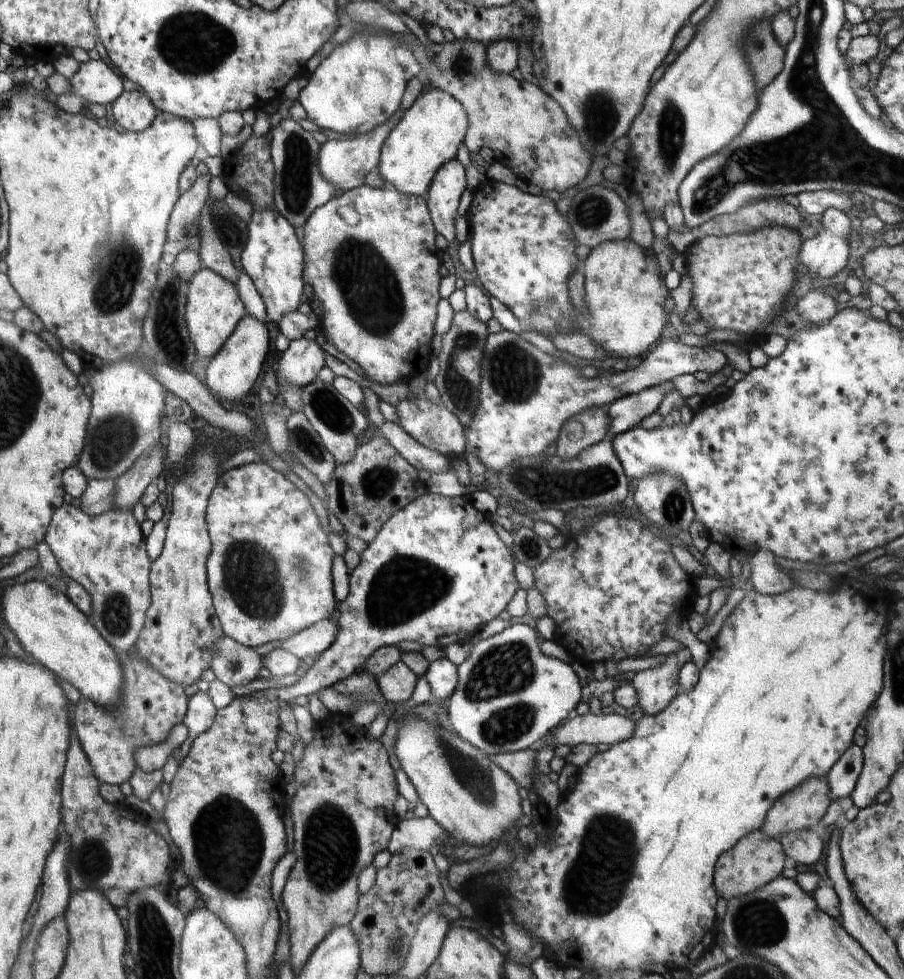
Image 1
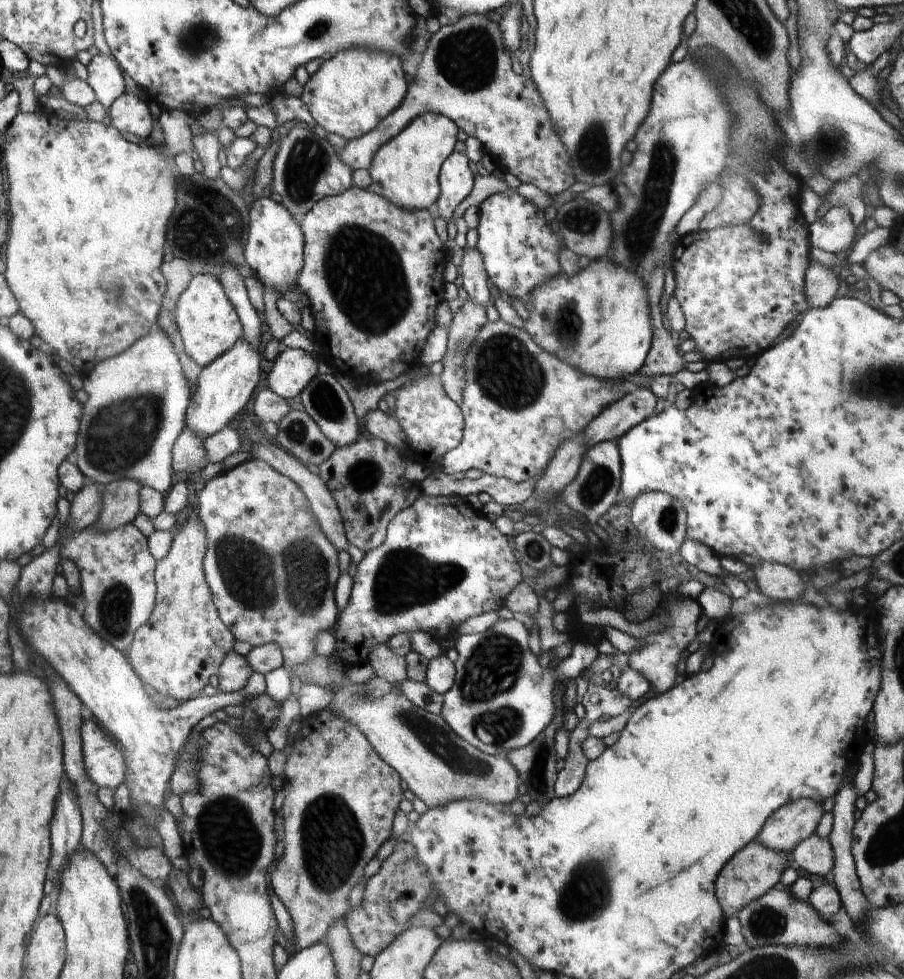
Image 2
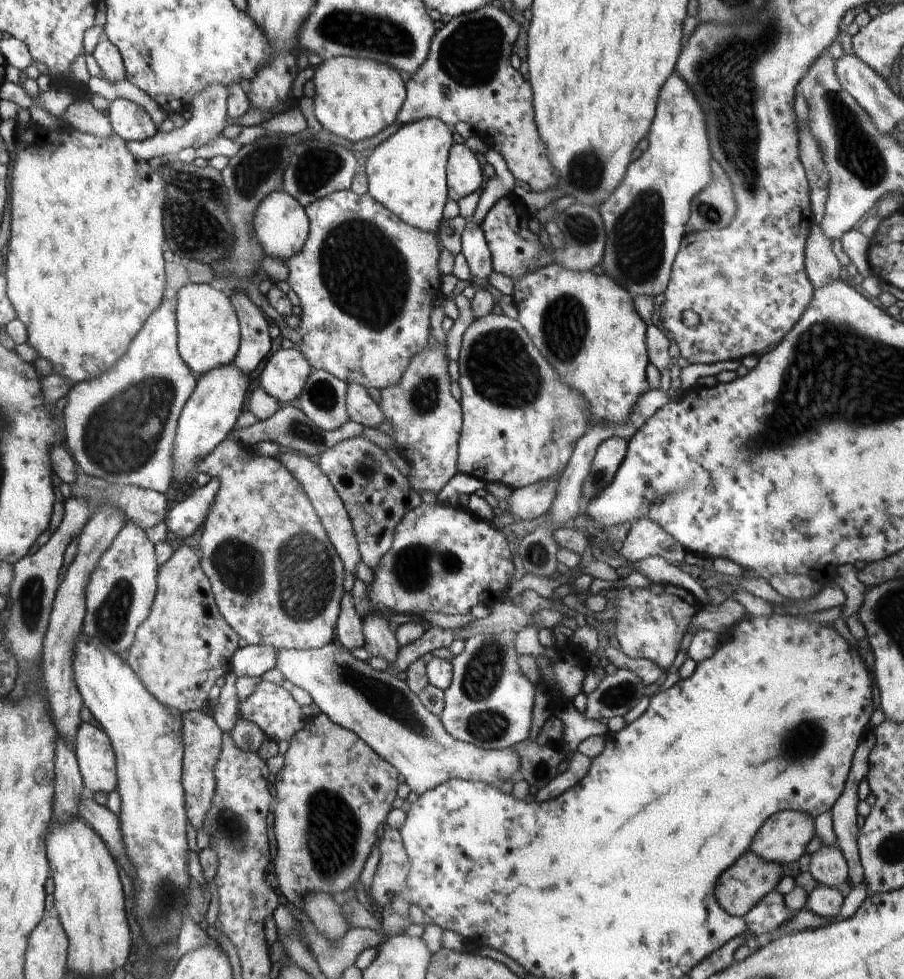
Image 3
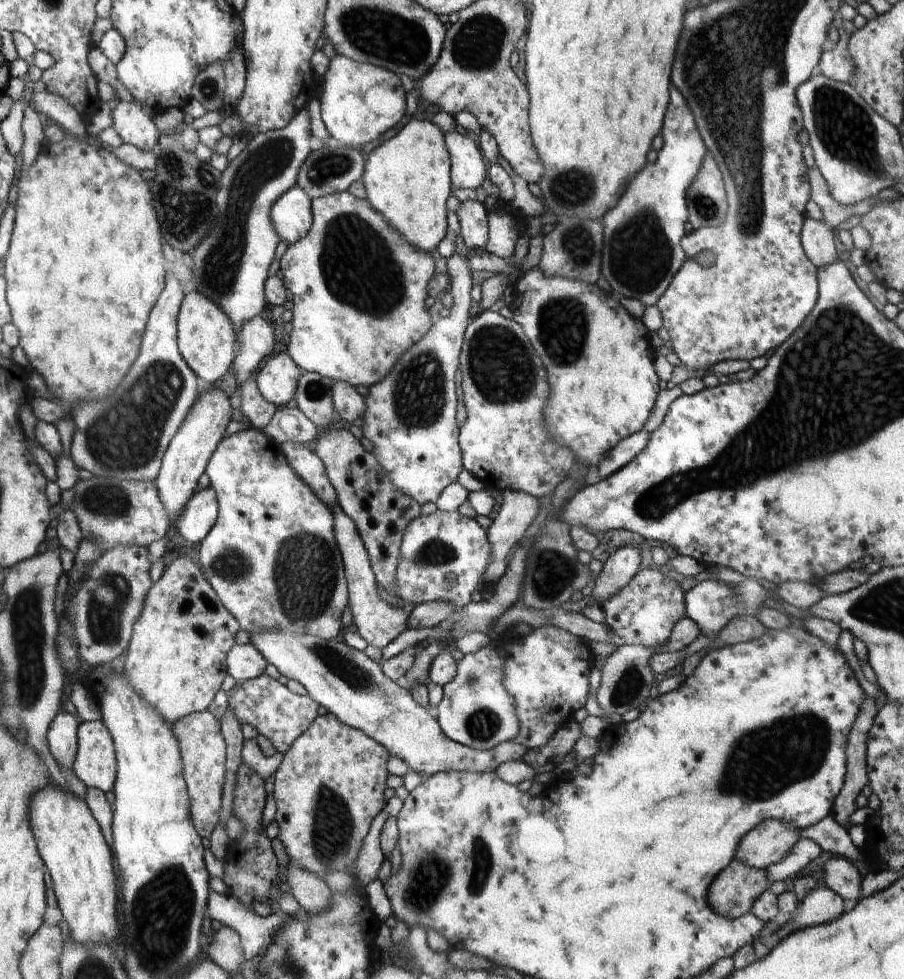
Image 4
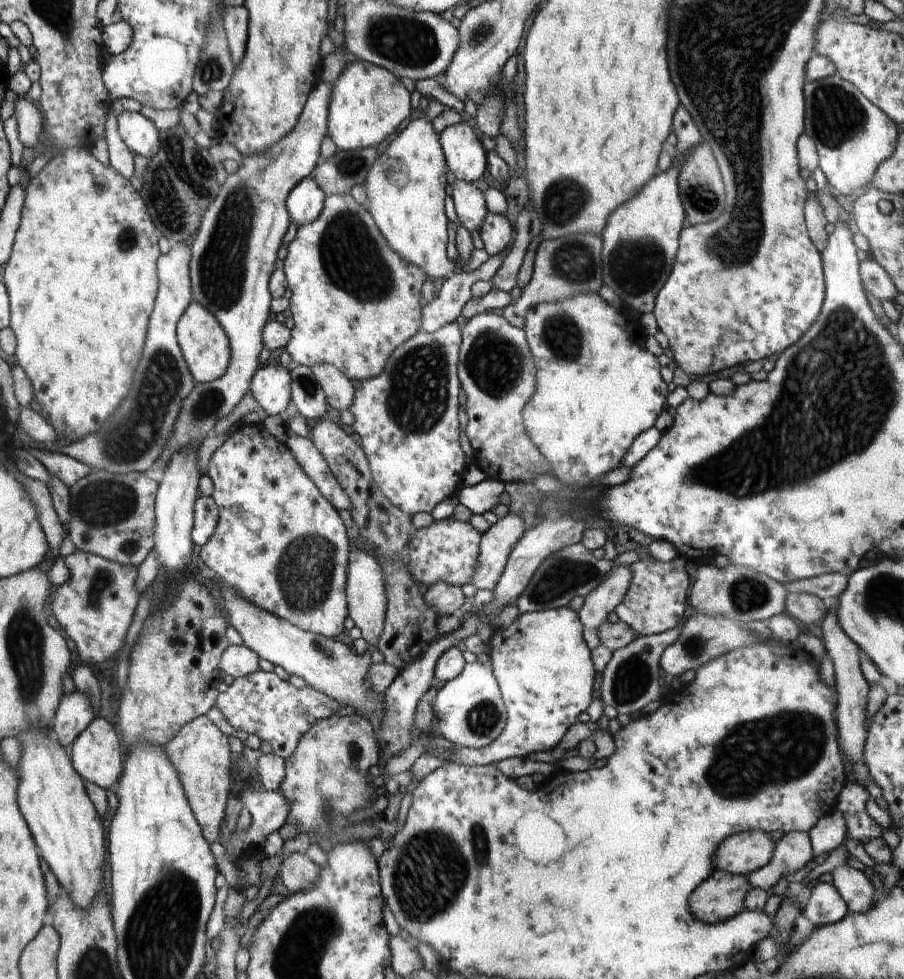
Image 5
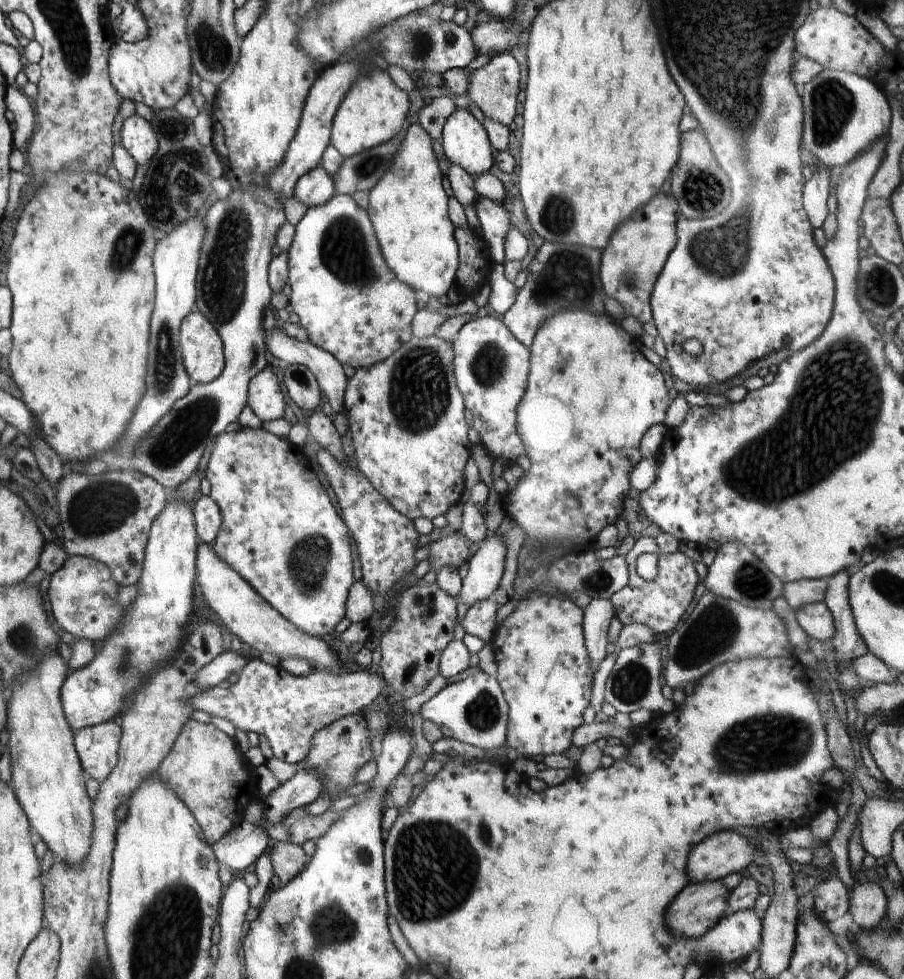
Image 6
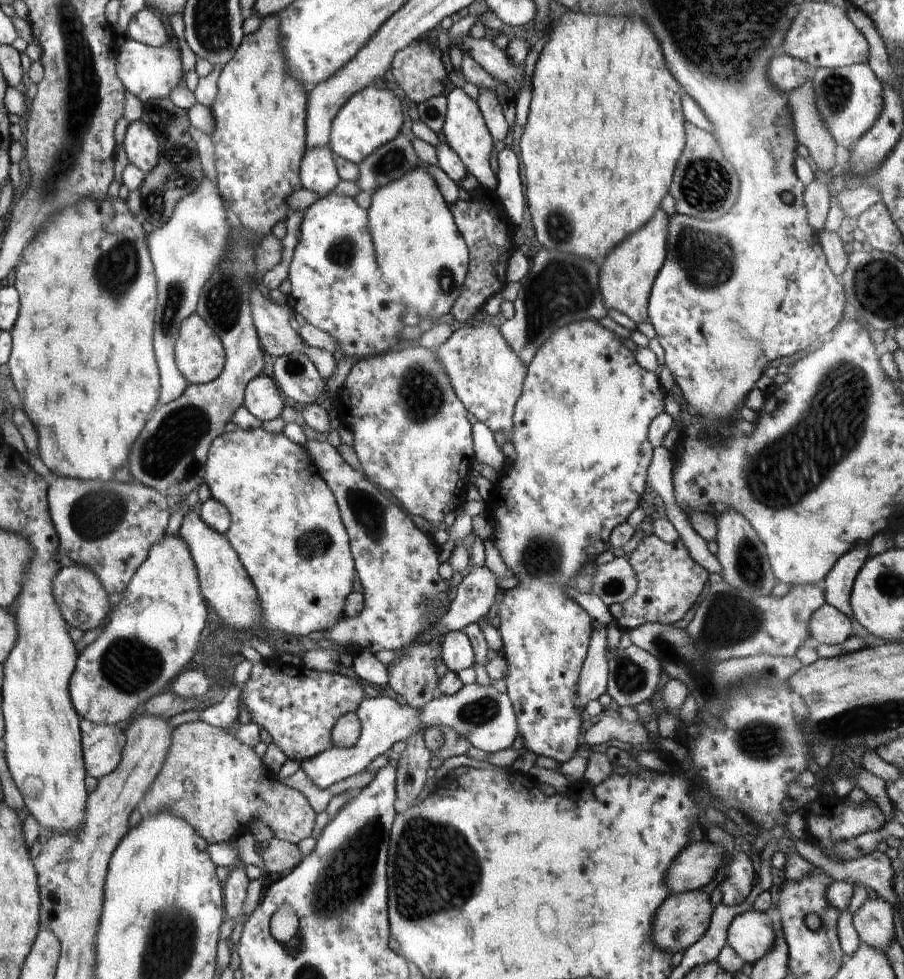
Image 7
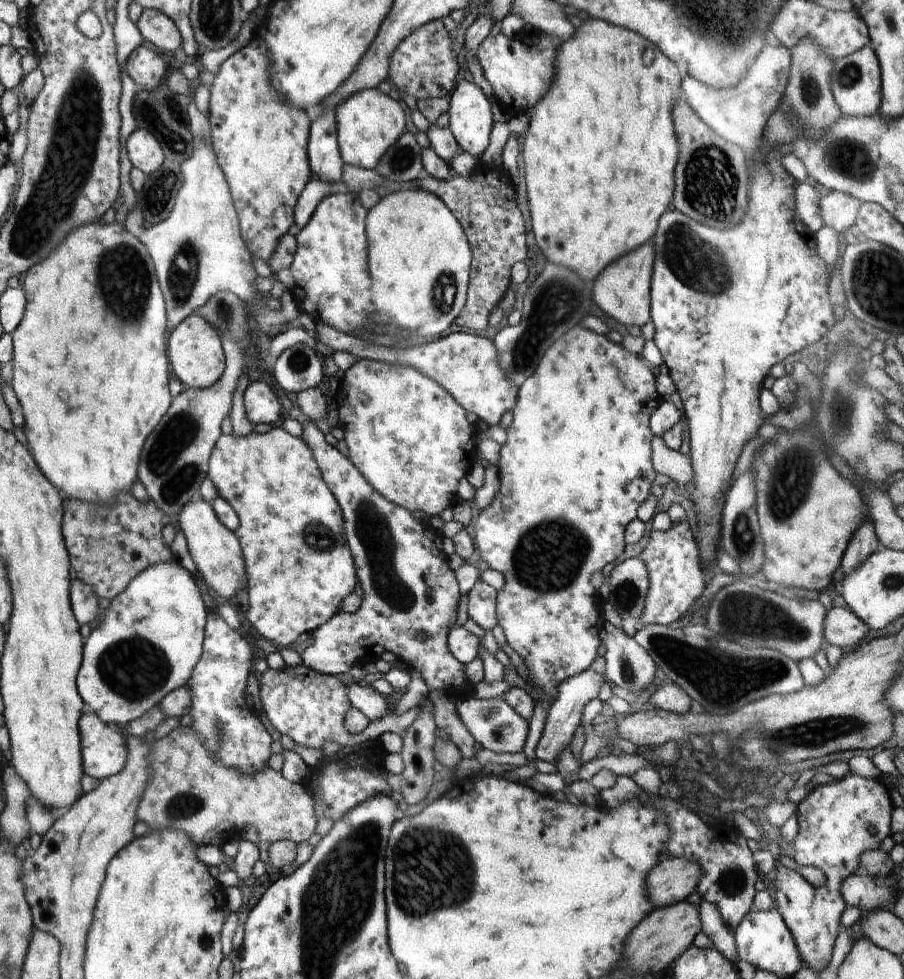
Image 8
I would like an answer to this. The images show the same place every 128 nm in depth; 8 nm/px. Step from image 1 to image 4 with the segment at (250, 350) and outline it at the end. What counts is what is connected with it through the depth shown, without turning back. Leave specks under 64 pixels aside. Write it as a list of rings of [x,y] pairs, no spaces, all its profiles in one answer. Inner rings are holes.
[[[213,385],[193,402],[178,432],[171,438],[163,454],[161,467],[154,483],[162,504],[169,512],[172,524],[171,532],[176,540],[179,539],[174,535],[175,520],[178,515],[181,516],[183,506],[195,493],[194,489],[198,485],[198,478],[204,474],[212,453],[223,440],[226,426],[232,420],[232,410],[229,394],[225,393],[225,390],[218,385]]]

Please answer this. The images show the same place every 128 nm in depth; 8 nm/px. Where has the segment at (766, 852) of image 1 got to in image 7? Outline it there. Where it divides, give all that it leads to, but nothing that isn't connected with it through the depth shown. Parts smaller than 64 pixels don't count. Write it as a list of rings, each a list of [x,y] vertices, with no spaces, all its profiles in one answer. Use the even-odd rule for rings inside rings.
[[[702,889],[669,894],[655,916],[652,931],[653,943],[659,949],[674,955],[676,952],[685,951],[689,946],[698,942],[708,930],[713,915],[710,898],[711,895]]]

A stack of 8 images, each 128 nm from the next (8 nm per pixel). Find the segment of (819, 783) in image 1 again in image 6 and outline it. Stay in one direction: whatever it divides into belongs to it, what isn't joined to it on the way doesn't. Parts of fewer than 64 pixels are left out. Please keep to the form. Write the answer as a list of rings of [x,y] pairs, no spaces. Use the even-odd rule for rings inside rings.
[[[734,830],[718,831],[692,847],[687,866],[689,882],[724,879],[729,874],[747,870],[746,868],[750,866],[750,863],[753,863],[754,854],[756,854],[755,846],[746,837],[736,833]]]

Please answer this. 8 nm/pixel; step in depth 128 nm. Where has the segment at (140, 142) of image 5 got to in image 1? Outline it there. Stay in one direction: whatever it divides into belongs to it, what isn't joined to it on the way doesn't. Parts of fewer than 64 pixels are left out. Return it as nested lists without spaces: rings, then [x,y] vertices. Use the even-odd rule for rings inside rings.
[[[123,91],[112,105],[112,116],[129,131],[147,129],[156,118],[154,103],[141,91]]]

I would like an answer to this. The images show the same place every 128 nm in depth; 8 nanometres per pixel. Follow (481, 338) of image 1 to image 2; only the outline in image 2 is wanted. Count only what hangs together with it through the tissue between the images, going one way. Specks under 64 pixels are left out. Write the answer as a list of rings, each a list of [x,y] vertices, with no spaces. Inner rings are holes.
[[[467,300],[453,315],[454,318],[447,330],[447,350],[441,359],[443,369],[438,378],[444,392],[459,406],[467,385],[465,359],[476,335],[488,320],[486,308],[470,300]]]

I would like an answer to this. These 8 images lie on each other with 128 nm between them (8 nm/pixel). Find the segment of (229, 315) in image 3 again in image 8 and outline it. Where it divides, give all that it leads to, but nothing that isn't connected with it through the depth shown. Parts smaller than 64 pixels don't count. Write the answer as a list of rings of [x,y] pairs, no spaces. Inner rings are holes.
[[[198,313],[188,315],[167,338],[167,357],[178,377],[187,388],[205,389],[212,386],[224,372],[225,354],[221,336]]]

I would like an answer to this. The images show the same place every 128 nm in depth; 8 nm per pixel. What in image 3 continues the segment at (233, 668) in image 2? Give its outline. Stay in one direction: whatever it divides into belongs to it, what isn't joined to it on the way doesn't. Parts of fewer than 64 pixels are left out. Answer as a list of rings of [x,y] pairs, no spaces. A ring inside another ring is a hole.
[[[231,670],[228,674],[224,675],[224,678],[225,682],[221,687],[218,704],[211,709],[210,715],[223,732],[231,733],[239,713],[238,698],[235,689],[235,682],[238,676]]]

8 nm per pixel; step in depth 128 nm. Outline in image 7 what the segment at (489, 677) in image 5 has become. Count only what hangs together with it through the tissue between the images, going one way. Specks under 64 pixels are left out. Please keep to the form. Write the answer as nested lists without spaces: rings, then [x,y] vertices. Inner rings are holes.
[[[476,681],[463,685],[452,695],[438,693],[419,709],[371,692],[370,696],[360,703],[355,713],[361,720],[361,735],[352,748],[330,746],[319,755],[302,762],[303,772],[320,790],[326,790],[348,776],[364,772],[376,756],[390,753],[394,742],[405,741],[428,727],[448,726],[466,738],[474,748],[489,753],[510,748],[519,734],[516,713],[508,695],[501,693],[493,684],[480,685]]]

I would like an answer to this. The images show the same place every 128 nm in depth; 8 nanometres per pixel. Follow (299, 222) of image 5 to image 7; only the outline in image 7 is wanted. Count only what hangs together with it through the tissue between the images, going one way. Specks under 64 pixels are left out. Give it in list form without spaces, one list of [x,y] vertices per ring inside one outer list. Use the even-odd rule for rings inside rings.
[[[328,146],[306,149],[299,172],[302,189],[312,191],[321,197],[333,192],[341,180],[331,154]]]

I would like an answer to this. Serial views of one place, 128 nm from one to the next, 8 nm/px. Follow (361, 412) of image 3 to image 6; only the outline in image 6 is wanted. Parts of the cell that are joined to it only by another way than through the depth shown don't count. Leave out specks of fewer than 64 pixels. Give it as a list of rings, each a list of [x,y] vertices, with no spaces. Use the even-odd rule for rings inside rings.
[[[274,328],[271,336],[265,341],[267,350],[272,352],[276,358],[280,358],[284,364],[298,363],[299,365],[307,366],[310,369],[310,372],[316,377],[319,387],[321,388],[323,395],[326,396],[326,400],[328,404],[330,404],[330,408],[332,408],[333,412],[335,414],[343,412],[348,378],[344,374],[344,368],[332,354],[314,346],[308,341],[297,341],[286,336],[281,331],[281,328]]]

